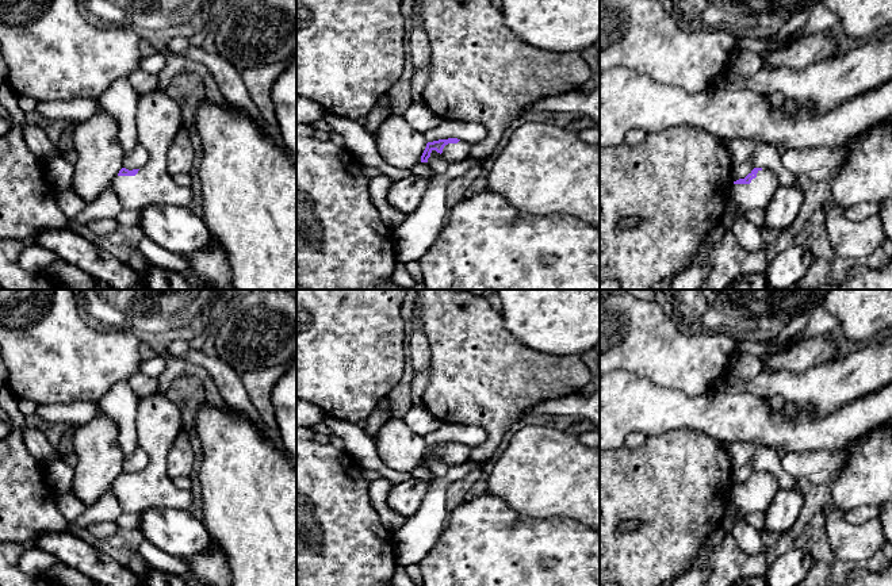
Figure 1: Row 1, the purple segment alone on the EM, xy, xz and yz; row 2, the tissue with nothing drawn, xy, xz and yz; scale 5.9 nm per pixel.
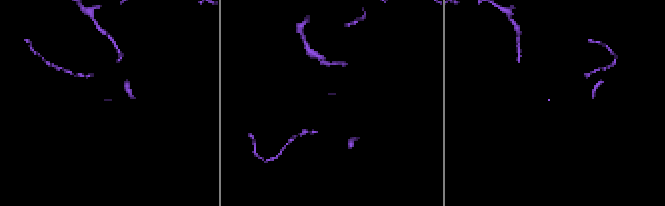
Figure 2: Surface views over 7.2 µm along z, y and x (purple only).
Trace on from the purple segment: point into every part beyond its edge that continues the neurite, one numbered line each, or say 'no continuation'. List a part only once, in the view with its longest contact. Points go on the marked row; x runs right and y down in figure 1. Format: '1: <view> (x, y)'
1: yz (755, 195)

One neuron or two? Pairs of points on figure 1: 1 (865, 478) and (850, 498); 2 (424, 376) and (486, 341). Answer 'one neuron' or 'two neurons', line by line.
1: one neuron
2: two neurons

